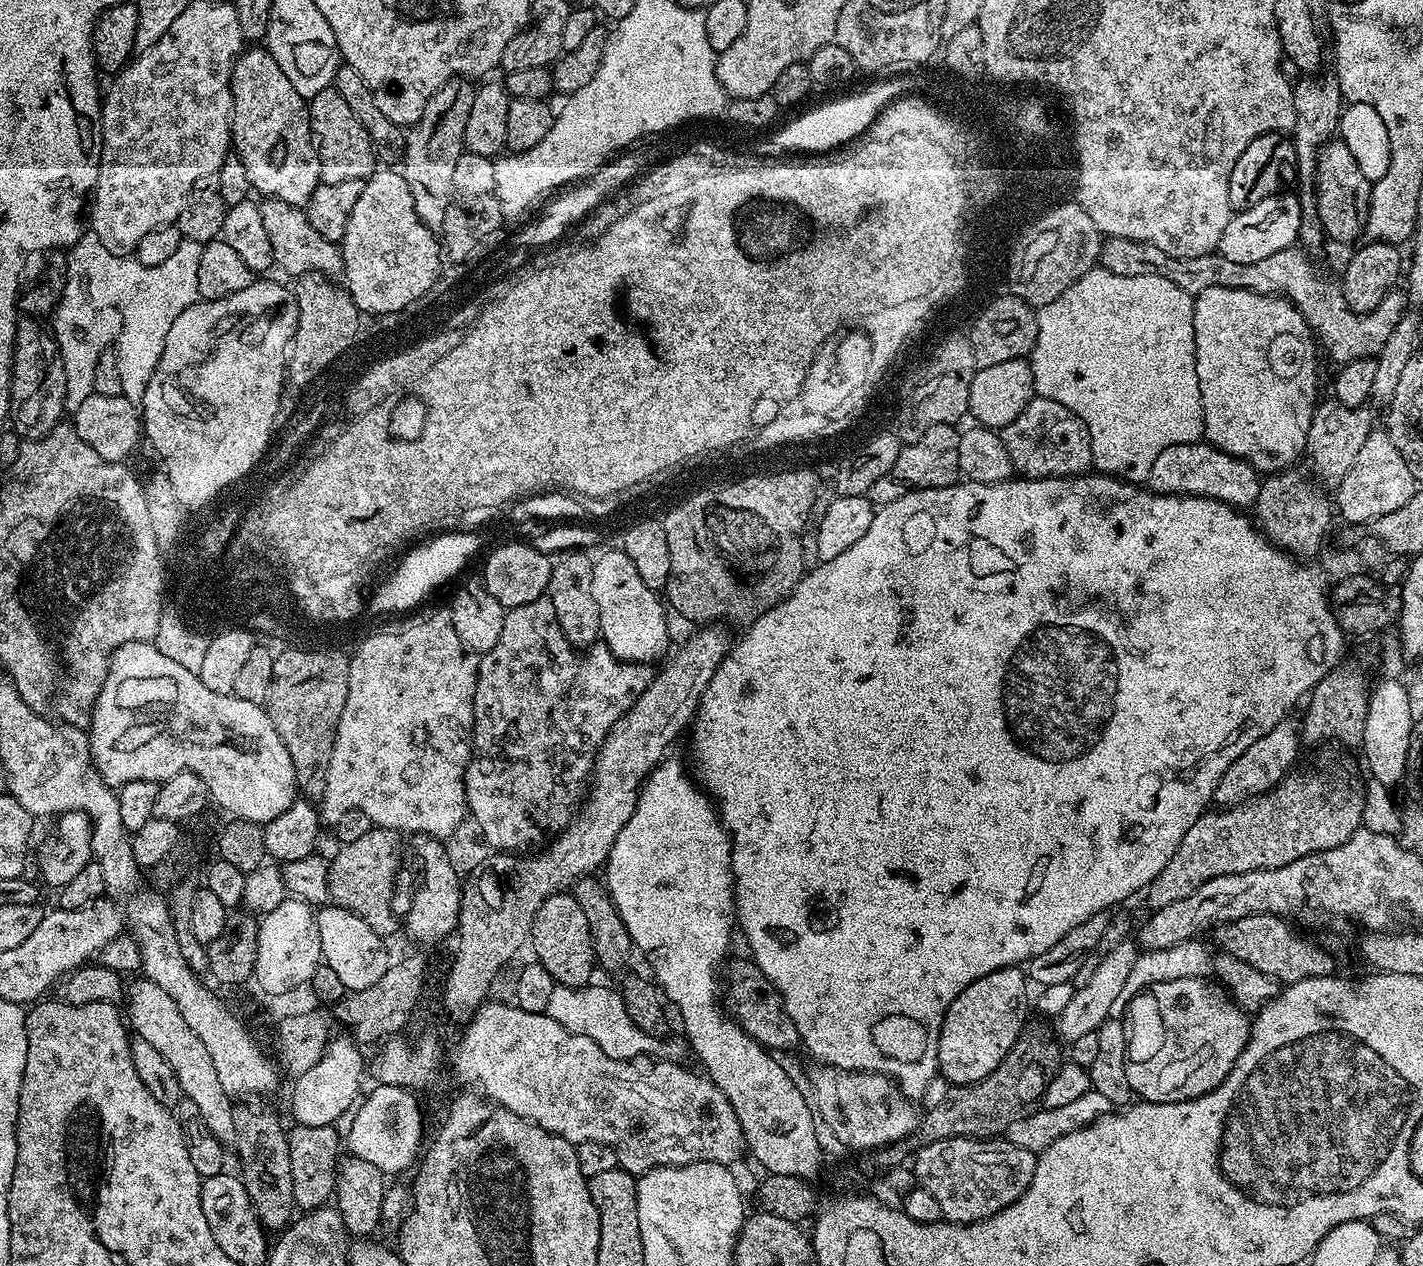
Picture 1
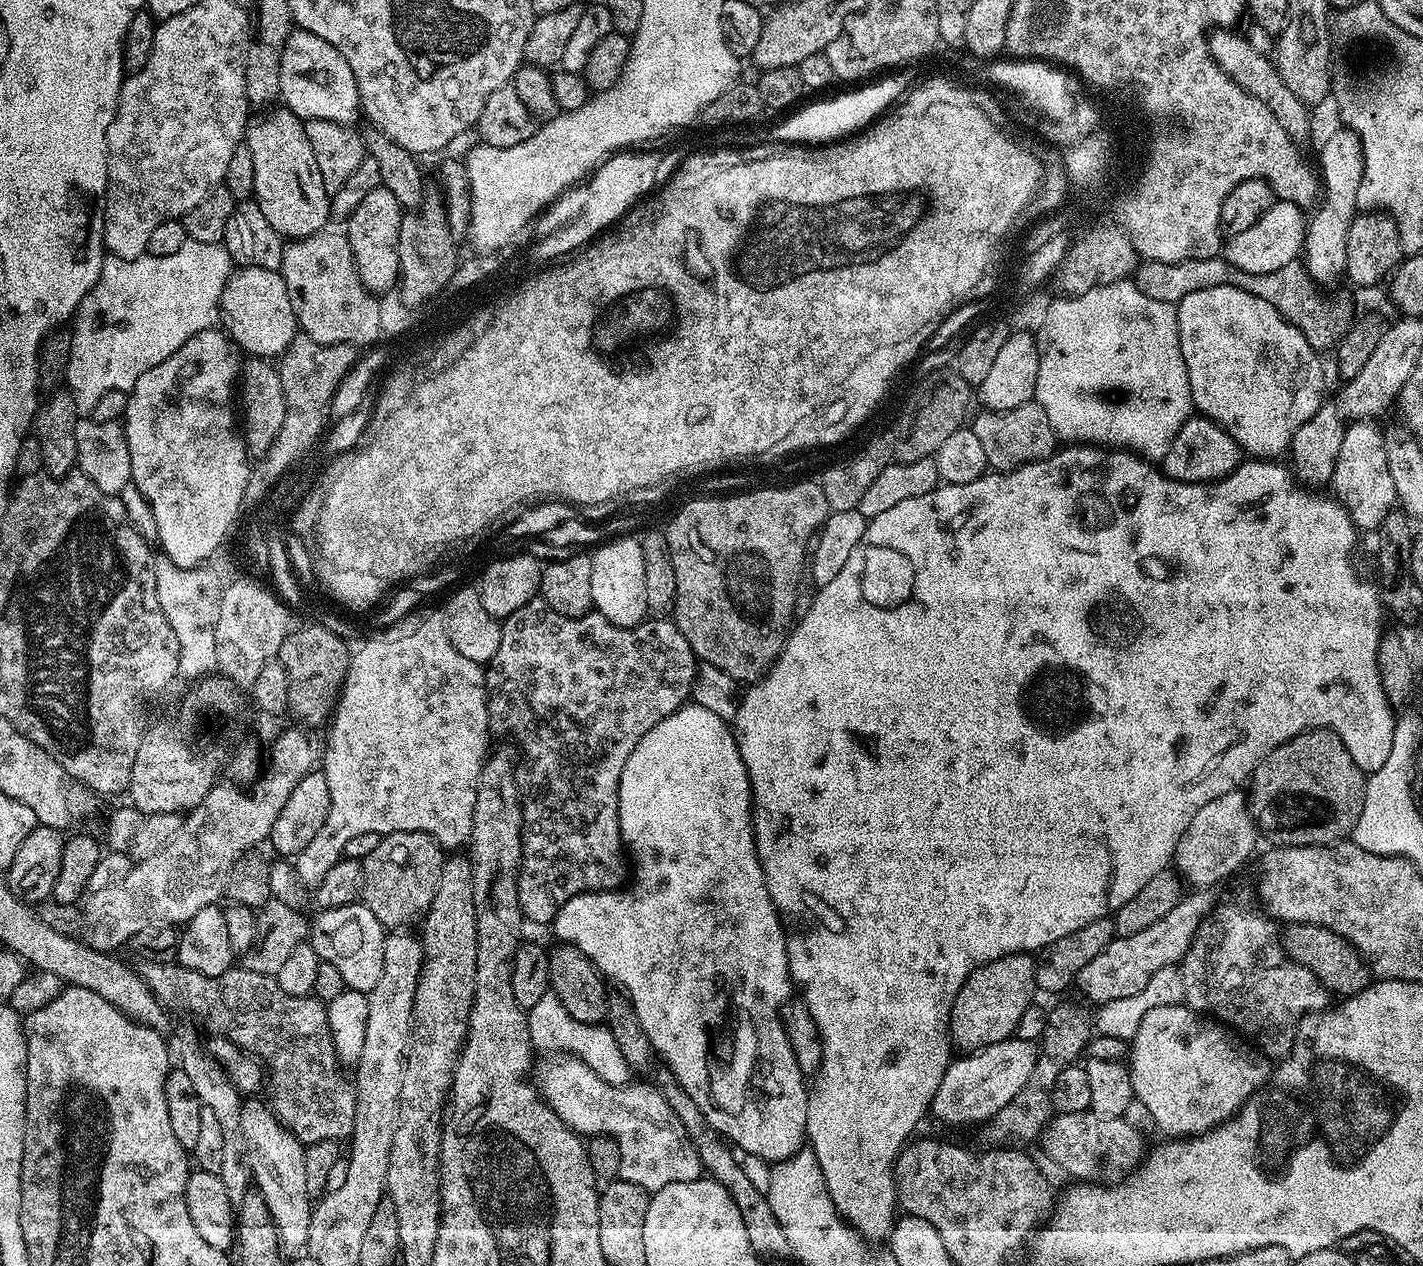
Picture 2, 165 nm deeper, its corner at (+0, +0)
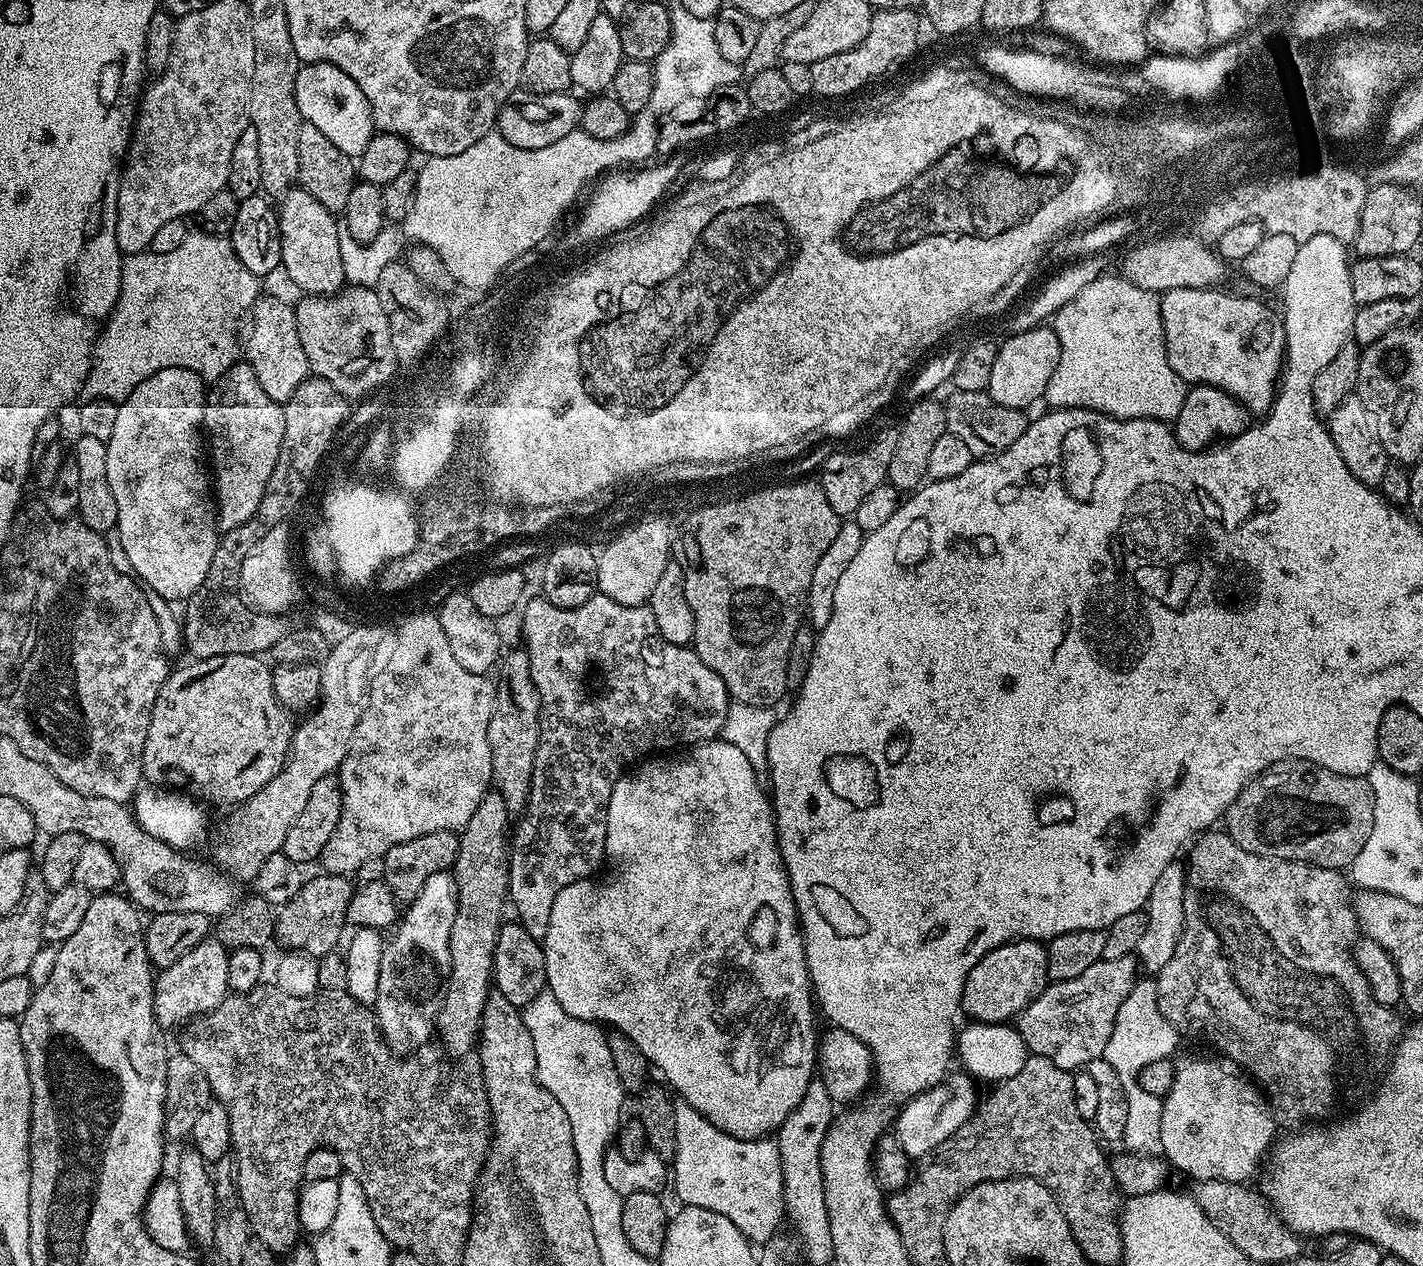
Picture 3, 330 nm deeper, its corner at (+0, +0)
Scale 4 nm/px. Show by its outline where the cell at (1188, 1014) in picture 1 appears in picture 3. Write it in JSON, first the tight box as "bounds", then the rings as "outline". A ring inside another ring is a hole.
{"bounds":[1162,1054,1278,1184],"outline":[[[1219,1054],[1211,1055],[1184,1056],[1175,1061],[1172,1085],[1162,1097],[1162,1156],[1175,1171],[1177,1168],[1193,1176],[1193,1181],[1225,1180],[1243,1184],[1251,1181],[1256,1171],[1256,1175],[1261,1171],[1262,1161],[1277,1139],[1278,1124],[1263,1091],[1249,1079],[1244,1069]]]}

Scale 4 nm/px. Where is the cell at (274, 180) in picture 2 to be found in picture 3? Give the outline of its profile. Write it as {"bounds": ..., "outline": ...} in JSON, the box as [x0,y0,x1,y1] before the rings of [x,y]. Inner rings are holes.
{"bounds":[278,186,346,296],"outline":[[[294,186],[287,192],[278,204],[278,219],[280,221],[280,245],[282,246],[282,258],[280,263],[282,265],[282,272],[288,275],[288,280],[296,288],[301,288],[301,293],[309,296],[332,296],[334,293],[340,291],[345,287],[346,281],[344,279],[344,246],[342,243],[342,228],[338,223],[337,217],[330,210],[326,210],[326,206],[322,206],[322,202],[318,202],[318,198],[314,198],[314,194],[310,194],[302,186]]]}

